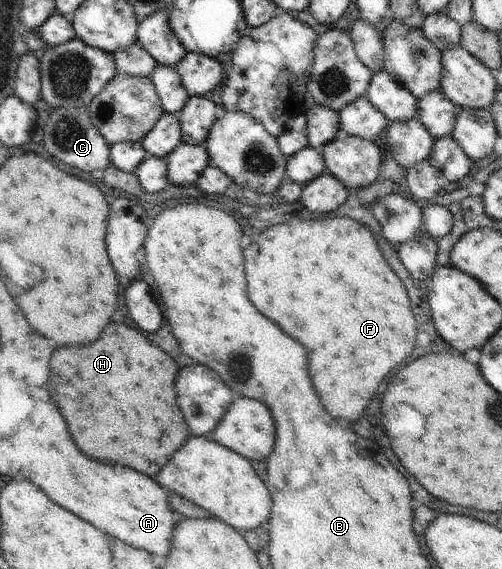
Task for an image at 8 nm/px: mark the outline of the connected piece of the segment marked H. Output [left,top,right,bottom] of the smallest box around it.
[49,324,191,477]

